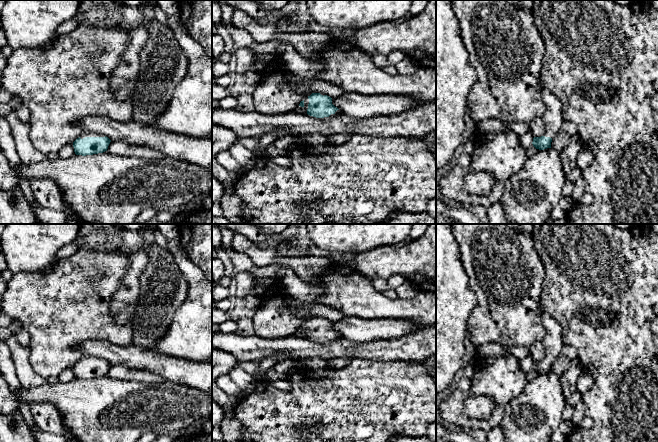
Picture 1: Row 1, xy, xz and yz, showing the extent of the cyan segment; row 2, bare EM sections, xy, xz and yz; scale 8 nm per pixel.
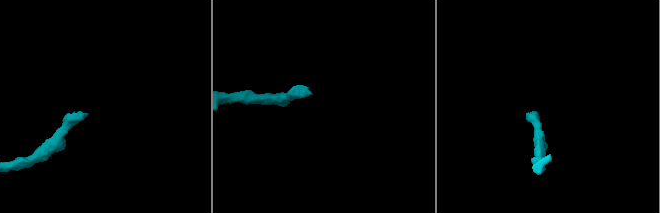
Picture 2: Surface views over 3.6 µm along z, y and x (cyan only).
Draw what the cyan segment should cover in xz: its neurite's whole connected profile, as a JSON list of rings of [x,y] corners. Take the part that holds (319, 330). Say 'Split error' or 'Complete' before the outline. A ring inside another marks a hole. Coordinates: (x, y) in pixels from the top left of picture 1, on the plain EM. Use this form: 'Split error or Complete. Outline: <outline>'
Split error. Outline: [[[312,317],[300,326],[299,330],[305,331],[307,338],[316,342],[330,342],[339,339],[340,334],[332,328],[332,322],[320,318]]]

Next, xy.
Split error. Outline: [[[83,357],[73,366],[76,379],[93,379],[107,375],[111,364],[101,357]]]

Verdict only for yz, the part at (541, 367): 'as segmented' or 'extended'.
extended

